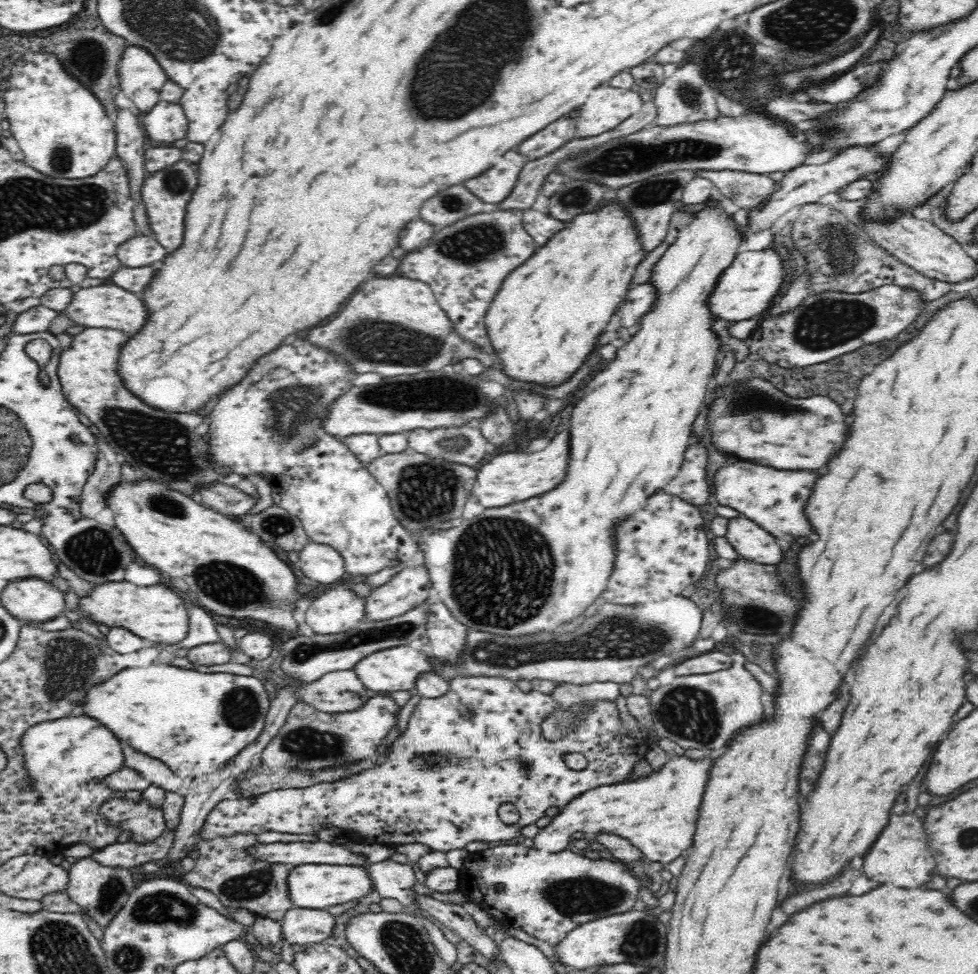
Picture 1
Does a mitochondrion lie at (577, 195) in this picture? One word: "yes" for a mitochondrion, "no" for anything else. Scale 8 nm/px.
yes

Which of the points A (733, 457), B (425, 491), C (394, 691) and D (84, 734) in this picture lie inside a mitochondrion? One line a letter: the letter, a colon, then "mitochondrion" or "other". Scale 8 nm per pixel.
A: other
B: mitochondrion
C: other
D: other

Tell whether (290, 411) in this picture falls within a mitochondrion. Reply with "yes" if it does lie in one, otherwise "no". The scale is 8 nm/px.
yes

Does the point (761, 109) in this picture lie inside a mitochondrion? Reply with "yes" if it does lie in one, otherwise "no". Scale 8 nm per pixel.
no

